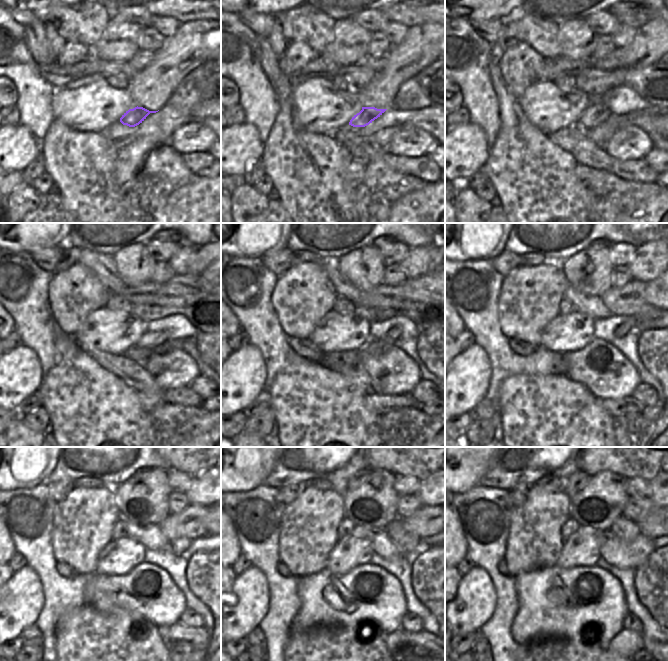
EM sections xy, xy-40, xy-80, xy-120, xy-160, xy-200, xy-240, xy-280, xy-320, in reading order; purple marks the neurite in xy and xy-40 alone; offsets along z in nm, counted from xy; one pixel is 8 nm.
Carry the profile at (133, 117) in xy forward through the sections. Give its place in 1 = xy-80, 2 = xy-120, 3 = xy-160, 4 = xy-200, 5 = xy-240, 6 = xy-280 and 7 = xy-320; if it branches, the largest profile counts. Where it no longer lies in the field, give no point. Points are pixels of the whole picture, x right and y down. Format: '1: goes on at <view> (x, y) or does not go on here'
1: goes on at xy-80 (596, 114)
2: goes on at xy-120 (149, 339)
3: goes on at xy-160 (395, 332)
4: goes on at xy-200 (630, 322)
5: goes on at xy-240 (179, 546)
6: goes on at xy-280 (405, 540)
7: goes on at xy-320 (624, 528)

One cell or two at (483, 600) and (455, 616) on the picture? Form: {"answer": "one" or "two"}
{"answer": "one"}

